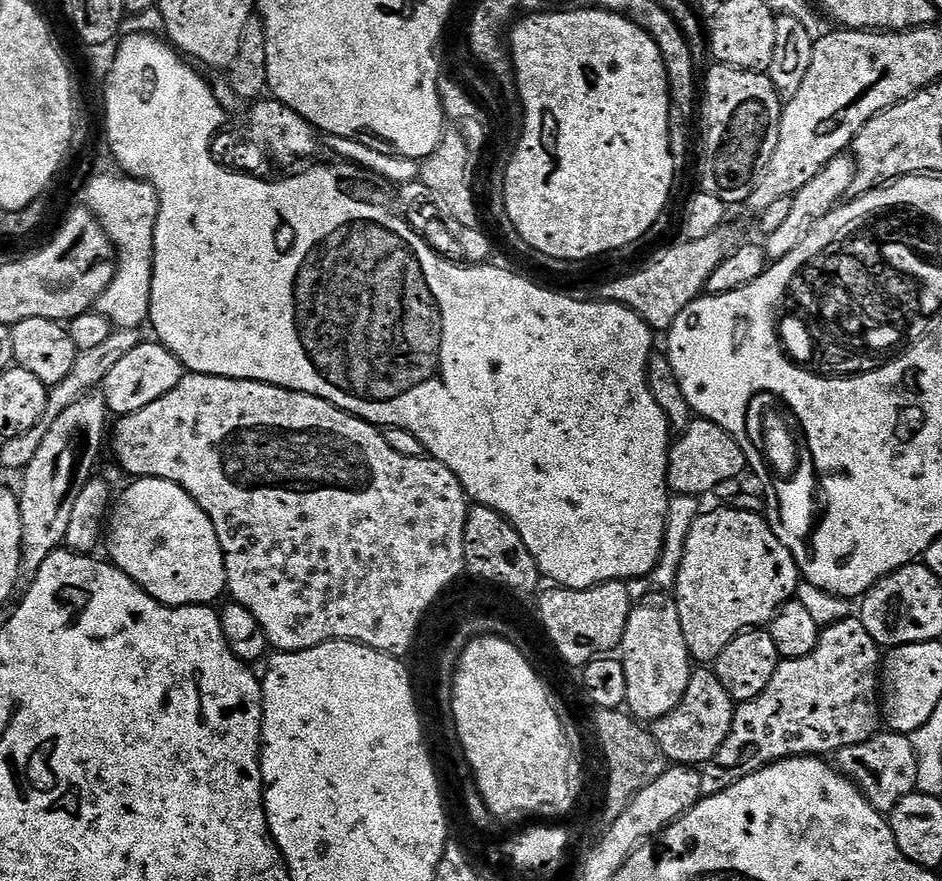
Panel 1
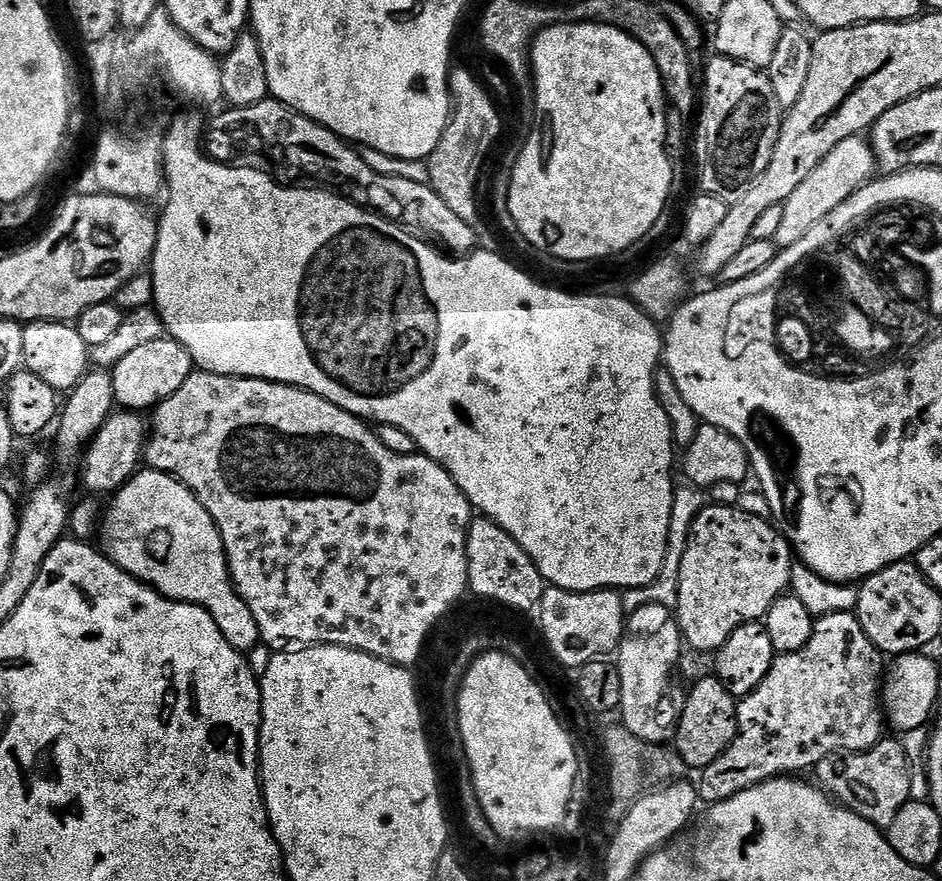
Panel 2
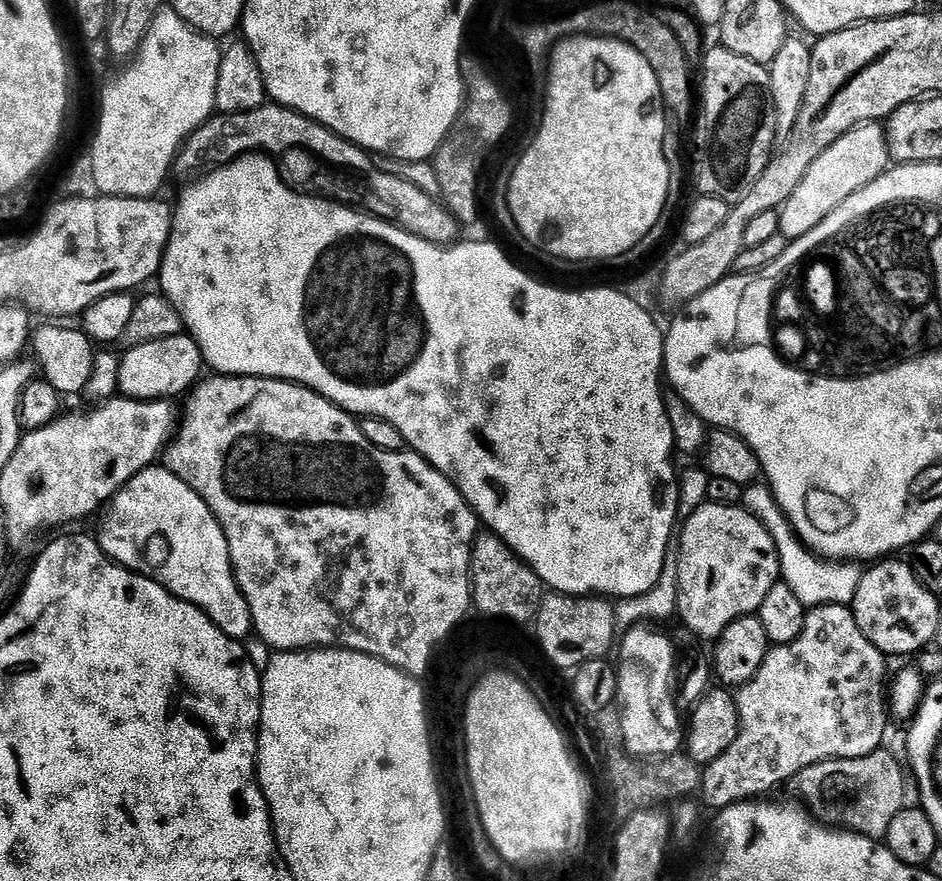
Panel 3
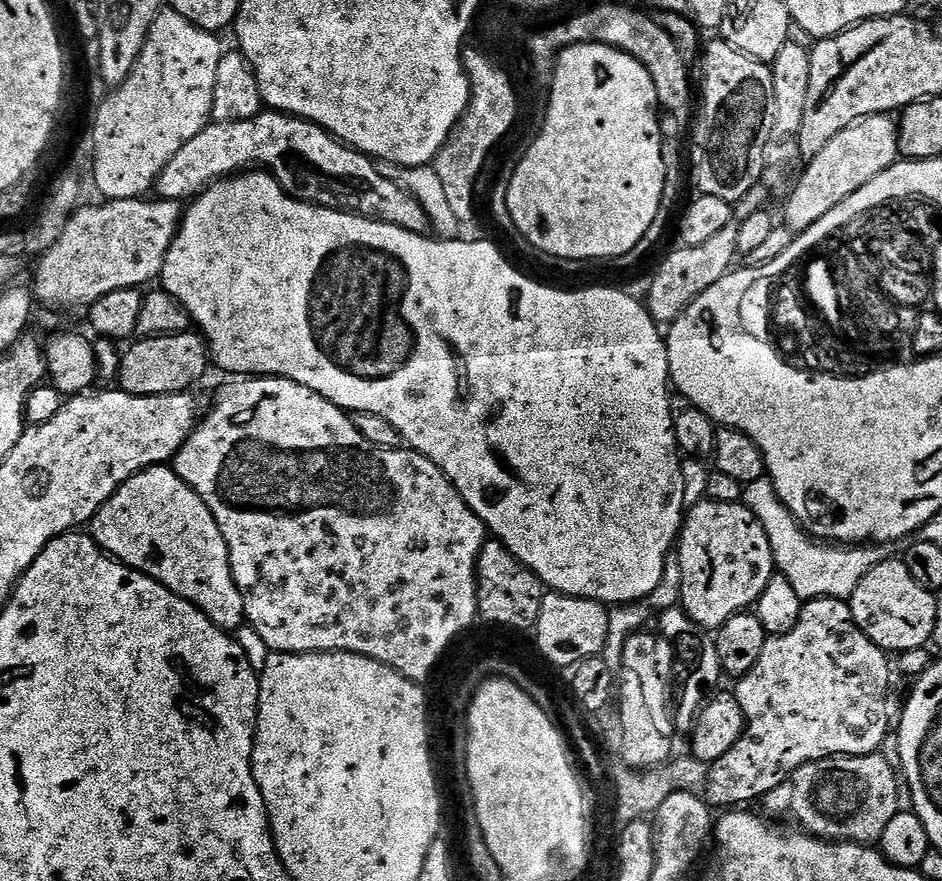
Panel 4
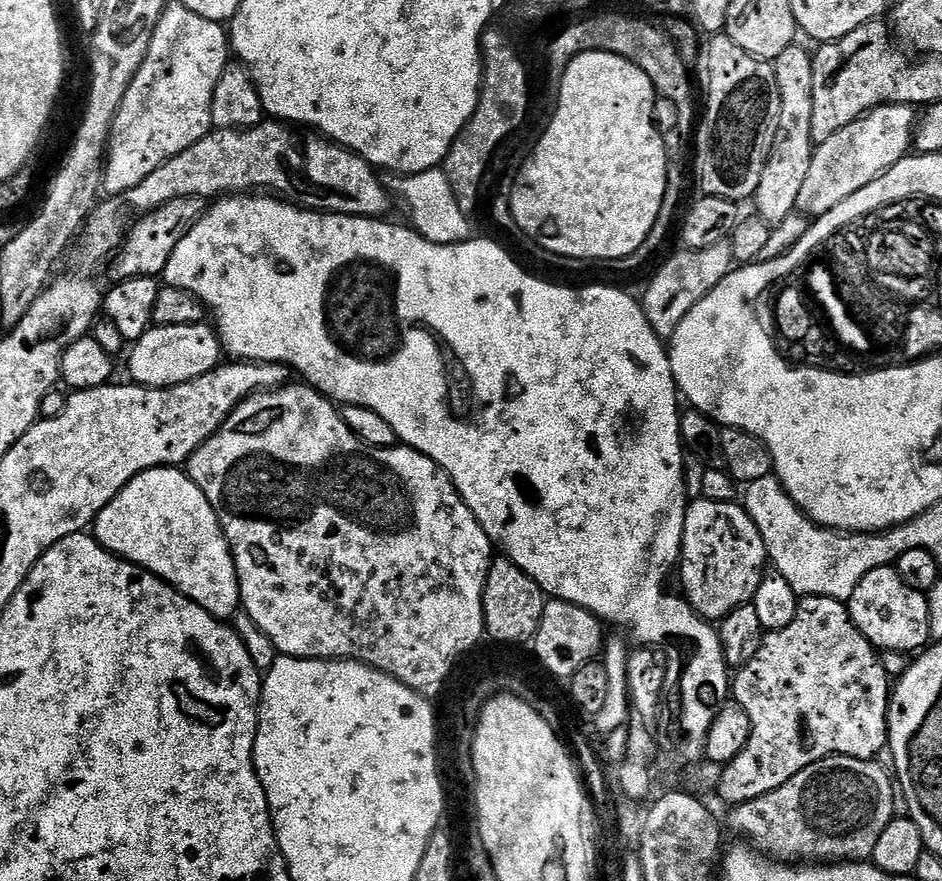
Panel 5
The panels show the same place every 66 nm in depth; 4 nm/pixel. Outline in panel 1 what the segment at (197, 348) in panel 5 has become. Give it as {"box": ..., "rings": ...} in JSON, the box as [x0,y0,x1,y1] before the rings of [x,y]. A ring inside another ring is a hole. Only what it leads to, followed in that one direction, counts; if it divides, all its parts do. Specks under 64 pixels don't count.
{"box":[102,342,186,417],"rings":[[[142,342],[134,350],[130,350],[130,354],[120,359],[111,368],[110,374],[106,374],[102,385],[102,395],[113,417],[129,416],[150,406],[150,402],[158,402],[162,394],[174,390],[174,386],[178,386],[178,382],[186,375],[184,365],[173,352],[166,350],[159,342],[151,343]]]}

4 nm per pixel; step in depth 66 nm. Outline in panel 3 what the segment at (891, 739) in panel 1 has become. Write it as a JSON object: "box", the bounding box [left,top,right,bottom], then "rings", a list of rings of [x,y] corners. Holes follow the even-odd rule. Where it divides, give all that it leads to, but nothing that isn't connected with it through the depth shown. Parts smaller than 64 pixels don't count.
{"box":[794,750,906,841],"rings":[[[877,750],[862,758],[823,760],[814,766],[806,766],[806,770],[802,770],[794,780],[794,784],[800,787],[800,792],[804,795],[803,803],[829,825],[843,826],[845,829],[860,832],[863,836],[869,836],[871,840],[883,841],[890,830],[890,822],[894,822],[894,818],[898,818],[898,814],[906,806],[903,802],[905,765],[902,760],[900,765],[900,760],[894,753],[884,751]]]}

